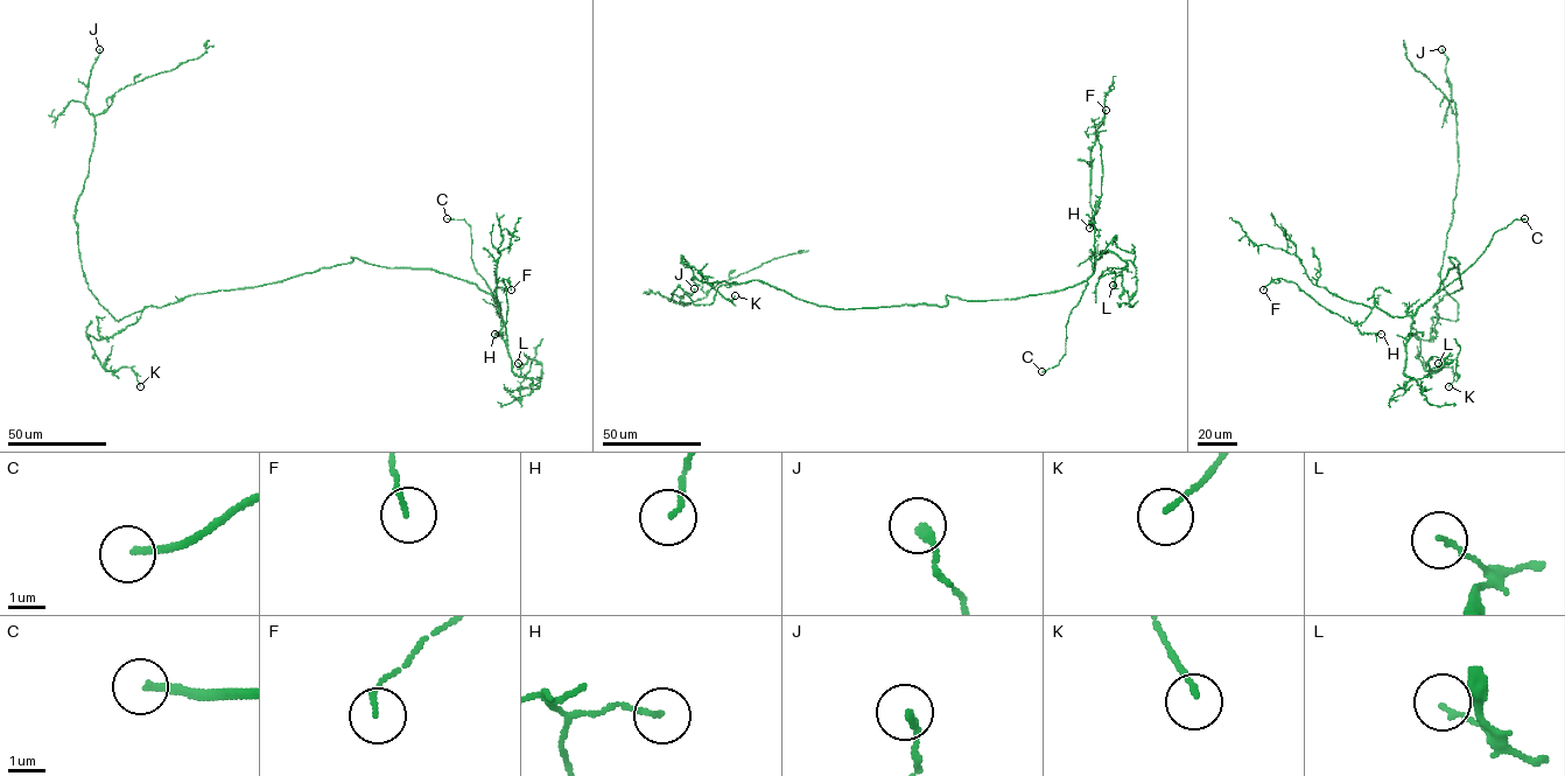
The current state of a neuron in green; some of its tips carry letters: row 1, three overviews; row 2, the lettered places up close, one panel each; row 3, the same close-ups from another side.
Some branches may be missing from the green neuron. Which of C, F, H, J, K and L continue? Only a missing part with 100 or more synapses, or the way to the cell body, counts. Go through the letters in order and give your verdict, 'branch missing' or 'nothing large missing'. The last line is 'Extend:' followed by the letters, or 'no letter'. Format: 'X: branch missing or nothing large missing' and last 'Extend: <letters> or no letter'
C: branch missing
F: nothing large missing
H: nothing large missing
J: nothing large missing
K: nothing large missing
L: nothing large missing
Extend: C

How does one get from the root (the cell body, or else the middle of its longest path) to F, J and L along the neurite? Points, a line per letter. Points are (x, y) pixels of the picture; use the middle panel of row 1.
F: (836, 308), (945, 307), (947, 295), (1017, 299), (1085, 281), (1095, 266), (1103, 175), (1097, 125), (1106, 110)
J: (836, 308), (757, 280), (721, 285), (710, 305), (679, 287), (669, 300), (688, 305), (680, 299), (694, 288)
L: (836, 308), (1051, 293), (1085, 281), (1108, 251), (1136, 267), (1130, 299), (1122, 274), (1113, 285)

